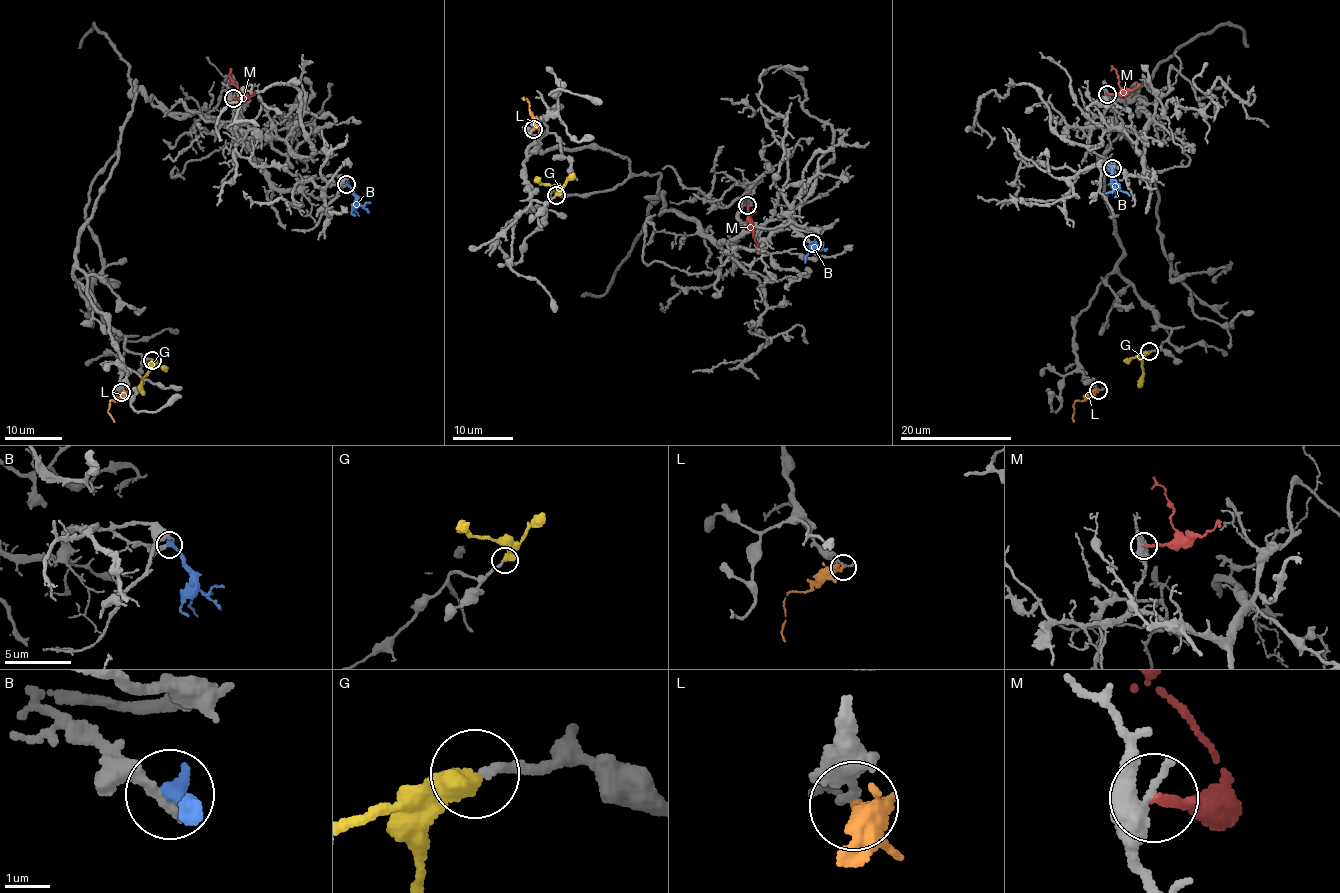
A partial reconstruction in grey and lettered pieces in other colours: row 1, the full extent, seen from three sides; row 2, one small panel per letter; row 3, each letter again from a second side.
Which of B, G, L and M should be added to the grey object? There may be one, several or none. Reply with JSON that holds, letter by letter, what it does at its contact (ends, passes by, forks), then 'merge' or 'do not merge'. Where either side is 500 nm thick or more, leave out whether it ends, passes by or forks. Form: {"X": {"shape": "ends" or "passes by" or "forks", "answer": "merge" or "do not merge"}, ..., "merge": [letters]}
{"B": {"shape": "ends", "answer": "do not merge"}, "G": {"shape": "ends", "answer": "merge"}, "L": {"shape": "ends", "answer": "do not merge"}, "M": {"shape": "ends", "answer": "do not merge"}, "merge": ["G"]}

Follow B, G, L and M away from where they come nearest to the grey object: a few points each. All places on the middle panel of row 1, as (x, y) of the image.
B: (813, 243), (805, 263)
G: (556, 195), (556, 188), (536, 182), (538, 178)
L: (533, 129), (535, 120), (529, 103), (523, 99)
M: (747, 205), (747, 219), (751, 222), (749, 215), (756, 211)

